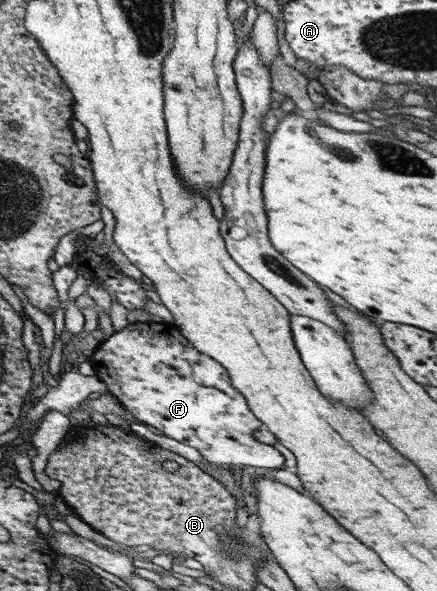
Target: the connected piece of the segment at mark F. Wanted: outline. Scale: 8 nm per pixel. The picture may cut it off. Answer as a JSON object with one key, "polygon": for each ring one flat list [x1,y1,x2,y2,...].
{"polygon":[[127,323,123,330,109,335,94,349,89,362,93,374,135,419,195,448,207,462,274,470,284,464,283,456,273,445,261,443,253,437,253,432,260,429,261,421,251,413,245,397,231,386,227,371,212,358,195,350,173,323]]}

